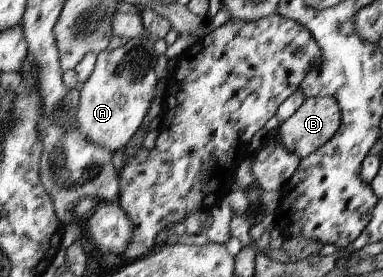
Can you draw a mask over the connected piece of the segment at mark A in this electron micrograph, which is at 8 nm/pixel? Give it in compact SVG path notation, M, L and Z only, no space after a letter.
M152 38L130 39L114 50L97 54L91 77L80 91L77 106L77 128L86 140L115 153L126 146L126 142L140 128L144 116L148 114L150 102L156 92L156 72L158 54L152 48Z

